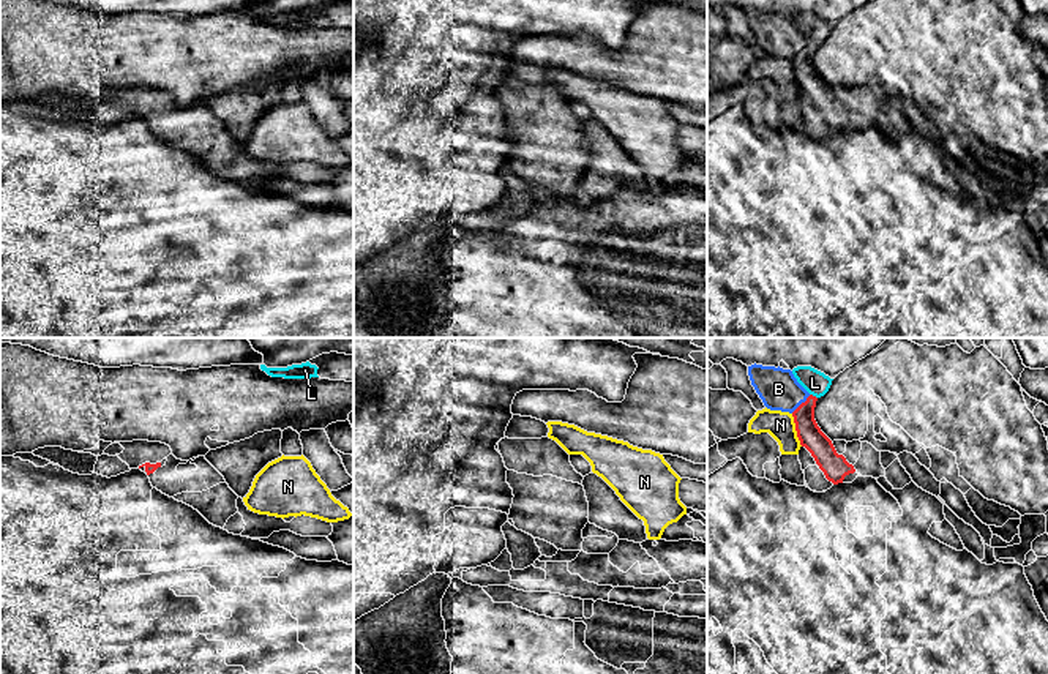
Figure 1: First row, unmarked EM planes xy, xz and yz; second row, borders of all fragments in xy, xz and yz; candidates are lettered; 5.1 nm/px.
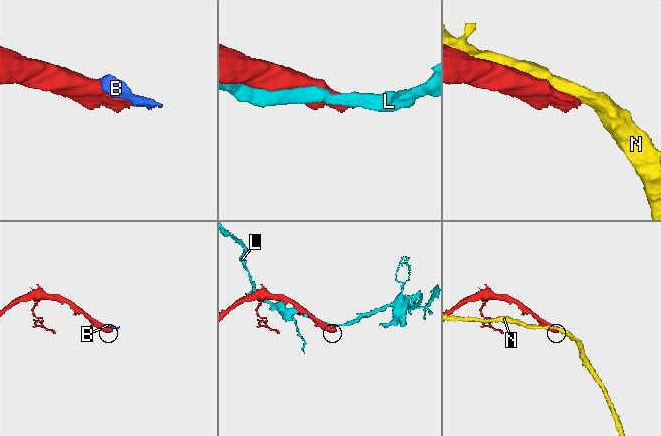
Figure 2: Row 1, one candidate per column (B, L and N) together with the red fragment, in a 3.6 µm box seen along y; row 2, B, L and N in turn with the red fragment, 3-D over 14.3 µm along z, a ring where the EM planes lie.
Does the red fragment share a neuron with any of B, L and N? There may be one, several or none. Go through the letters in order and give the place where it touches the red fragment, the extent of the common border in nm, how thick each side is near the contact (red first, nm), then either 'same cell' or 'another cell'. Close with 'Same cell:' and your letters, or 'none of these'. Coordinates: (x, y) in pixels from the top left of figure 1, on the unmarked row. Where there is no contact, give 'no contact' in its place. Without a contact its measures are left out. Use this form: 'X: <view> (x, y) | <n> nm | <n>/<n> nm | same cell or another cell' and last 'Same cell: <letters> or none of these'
B: yz (802, 49) | 140 nm | 120/200 nm | another cell
L: yz (812, 41) | 50 nm | 120/120 nm | another cell
N: yz (796, 76) | 180 nm | 120/140 nm | another cell
Same cell: none of these

